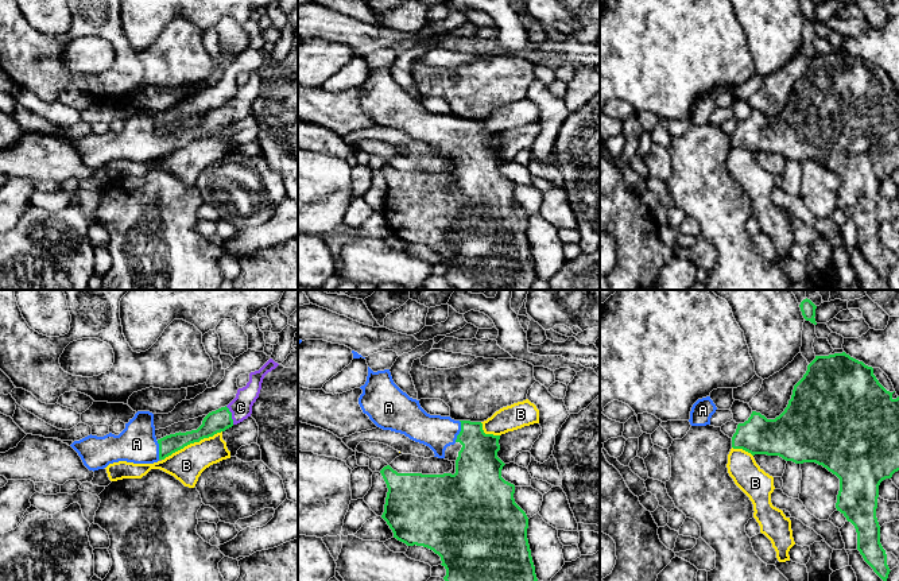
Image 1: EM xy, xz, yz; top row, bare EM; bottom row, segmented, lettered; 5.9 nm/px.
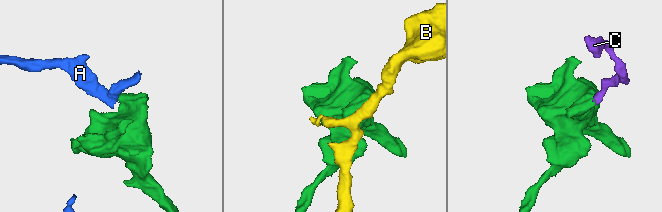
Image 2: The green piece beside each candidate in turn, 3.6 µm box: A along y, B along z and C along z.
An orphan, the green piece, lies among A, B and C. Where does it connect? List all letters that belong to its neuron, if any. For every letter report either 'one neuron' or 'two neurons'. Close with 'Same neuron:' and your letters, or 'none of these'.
A: one neuron
B: two neurons
C: one neuron
Same neuron: A, C

